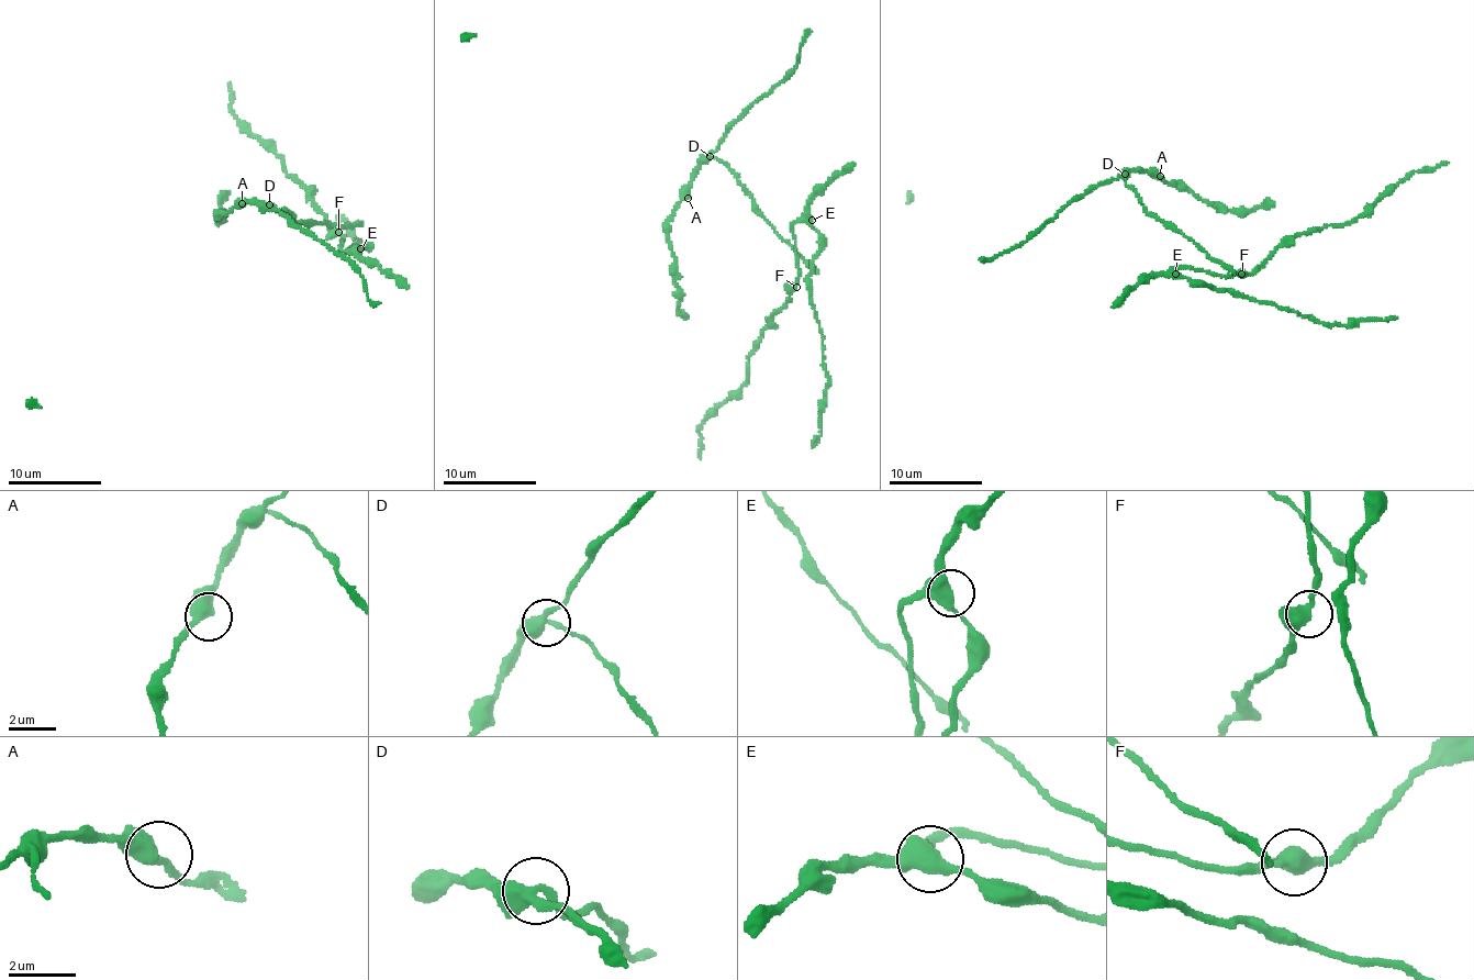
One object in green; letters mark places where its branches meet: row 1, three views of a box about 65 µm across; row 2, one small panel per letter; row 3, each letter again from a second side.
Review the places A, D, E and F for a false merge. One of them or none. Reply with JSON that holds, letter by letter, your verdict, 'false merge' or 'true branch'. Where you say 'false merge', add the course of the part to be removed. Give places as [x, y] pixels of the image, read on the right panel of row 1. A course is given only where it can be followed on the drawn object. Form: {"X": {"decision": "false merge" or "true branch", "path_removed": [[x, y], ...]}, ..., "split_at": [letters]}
{"A": {"decision": "true branch"}, "D": {"decision": "false merge", "path_removed": [[1125, 174], [1149, 212], [1161, 222], [1173, 223], [1235, 275]]}, "E": {"decision": "true branch"}, "F": {"decision": "true branch"}, "split_at": ["D"]}

